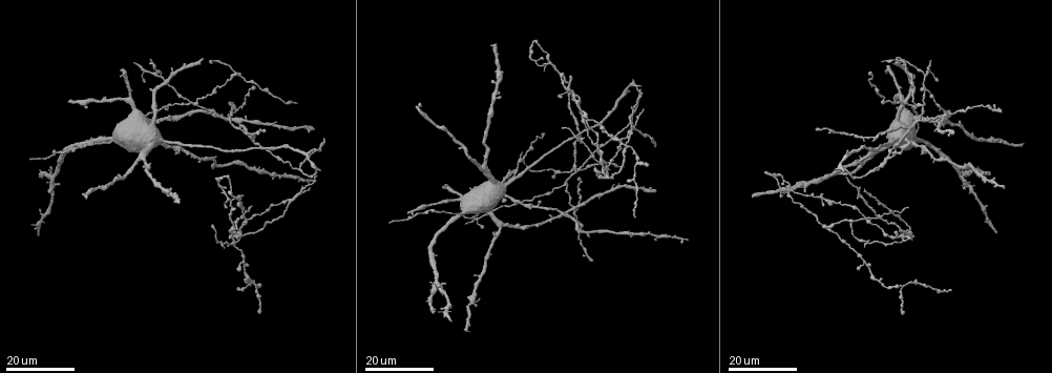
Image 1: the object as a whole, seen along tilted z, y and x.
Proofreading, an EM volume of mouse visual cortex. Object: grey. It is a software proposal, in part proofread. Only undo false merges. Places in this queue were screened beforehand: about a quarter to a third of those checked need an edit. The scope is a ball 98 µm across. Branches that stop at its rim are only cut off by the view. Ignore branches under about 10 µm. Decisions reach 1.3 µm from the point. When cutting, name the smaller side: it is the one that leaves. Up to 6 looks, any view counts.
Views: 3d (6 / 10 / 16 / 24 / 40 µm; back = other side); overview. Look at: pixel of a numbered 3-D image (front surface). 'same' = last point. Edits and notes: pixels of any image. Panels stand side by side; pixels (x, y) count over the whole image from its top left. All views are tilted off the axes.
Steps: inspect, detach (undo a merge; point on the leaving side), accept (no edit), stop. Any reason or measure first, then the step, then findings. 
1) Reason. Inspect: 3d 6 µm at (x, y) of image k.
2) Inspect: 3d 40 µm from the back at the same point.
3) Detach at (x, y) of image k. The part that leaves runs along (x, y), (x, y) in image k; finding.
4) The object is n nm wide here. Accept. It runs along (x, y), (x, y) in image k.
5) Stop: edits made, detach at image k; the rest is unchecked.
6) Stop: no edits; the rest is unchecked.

Small branch off a trunk. Inspect: 3d 24 µm at (111, 140) of image 1.

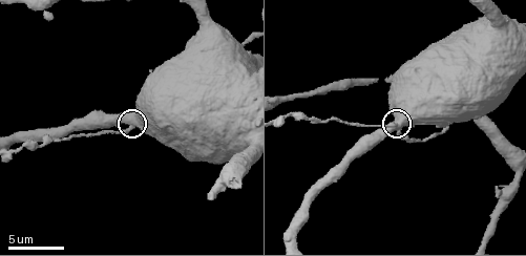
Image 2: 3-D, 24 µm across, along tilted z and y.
Inspect: 3d 10 µm at (131, 122) of image 2.

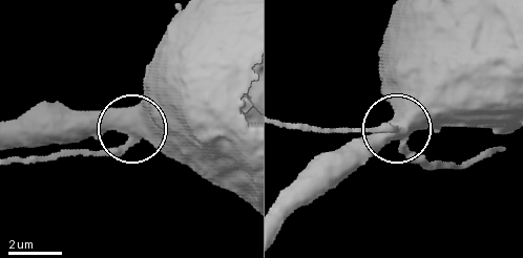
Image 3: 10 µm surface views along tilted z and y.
The side arm is 29 µm long. Accept. All the same neuron.

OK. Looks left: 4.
A fork. Inspect: 3d 16 µm at (910, 128) of image 1.

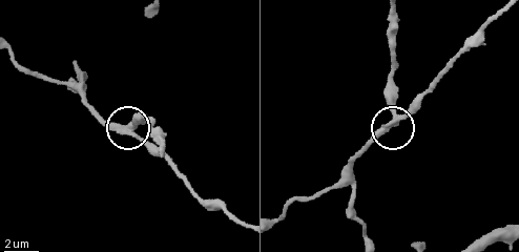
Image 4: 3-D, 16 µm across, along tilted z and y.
Inspect: 3d 6 µm at the same point.

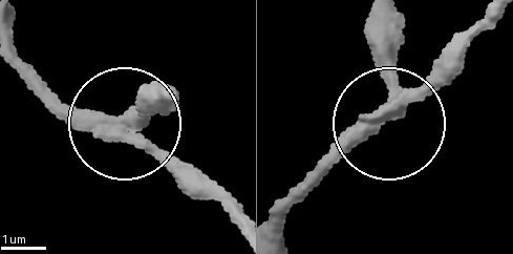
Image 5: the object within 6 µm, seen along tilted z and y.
3 arms meet here. Detach at (391, 48) of image 5. Two neurons meet here.

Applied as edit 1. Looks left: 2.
Stop: edits made, detach at image 5; the rest is unchecked.

